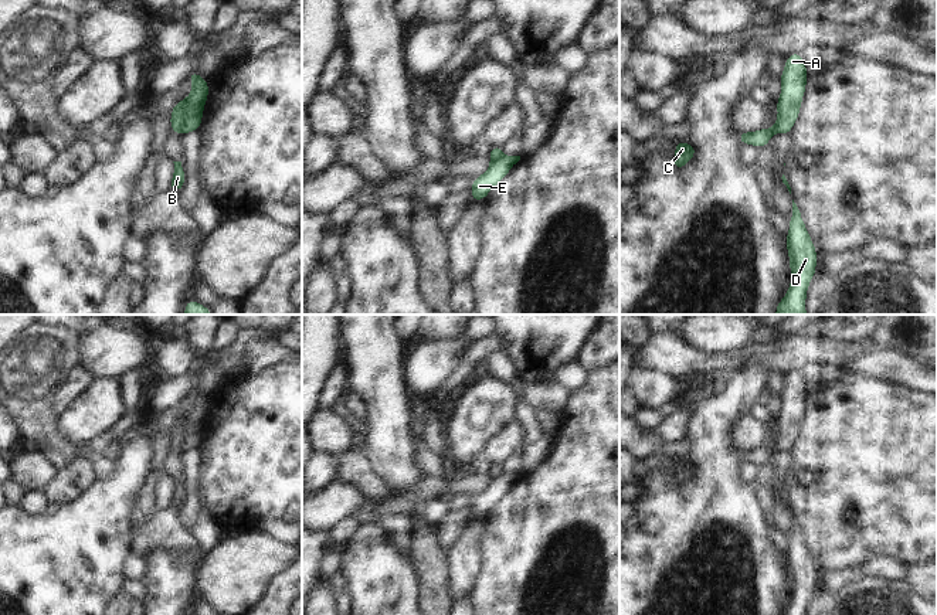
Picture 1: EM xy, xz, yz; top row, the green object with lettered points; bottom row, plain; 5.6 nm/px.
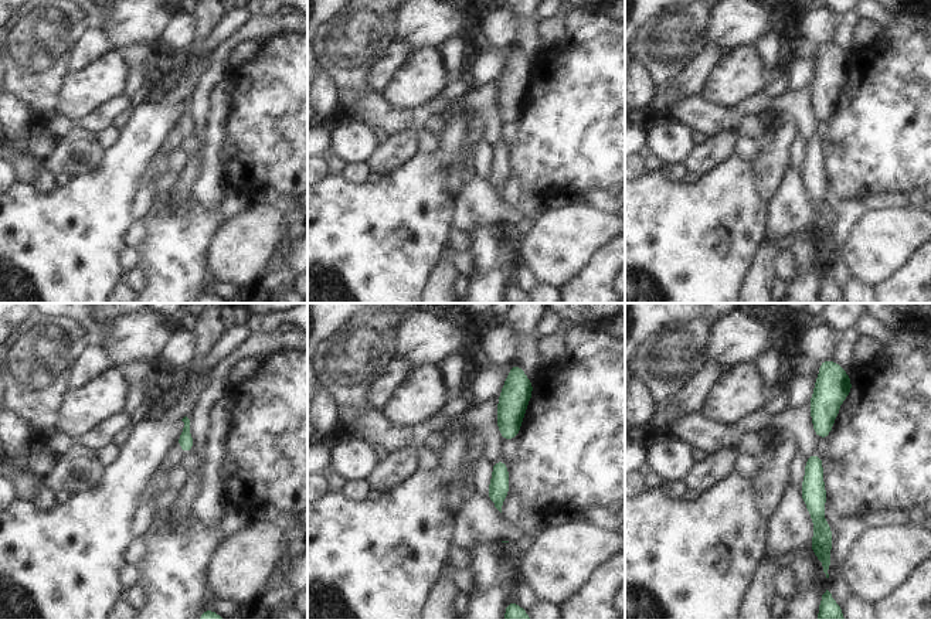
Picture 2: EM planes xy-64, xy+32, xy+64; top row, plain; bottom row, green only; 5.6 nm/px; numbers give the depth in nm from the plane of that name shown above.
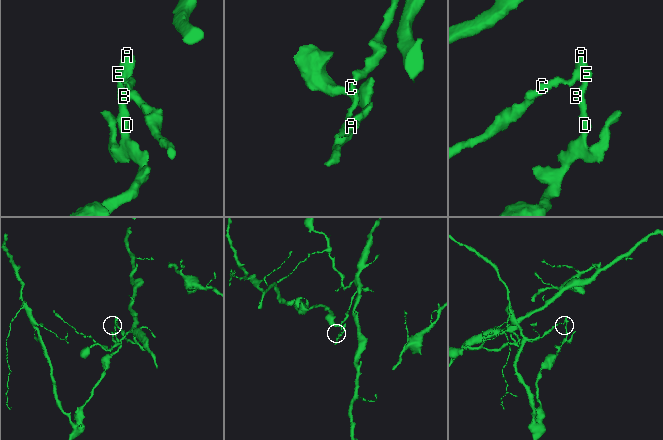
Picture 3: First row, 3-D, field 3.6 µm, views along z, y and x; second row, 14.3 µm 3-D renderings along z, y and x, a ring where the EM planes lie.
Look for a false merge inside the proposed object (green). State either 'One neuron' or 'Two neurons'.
Two neurons

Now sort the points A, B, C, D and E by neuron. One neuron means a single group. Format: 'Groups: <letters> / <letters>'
Groups: A B D E / C

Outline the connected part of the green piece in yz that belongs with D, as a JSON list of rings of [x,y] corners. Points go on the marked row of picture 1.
[[[792,200],[790,231],[785,234],[790,256],[791,283],[785,296],[775,305],[775,315],[808,315],[805,310],[809,282],[817,272],[817,248],[807,231],[802,215]]]

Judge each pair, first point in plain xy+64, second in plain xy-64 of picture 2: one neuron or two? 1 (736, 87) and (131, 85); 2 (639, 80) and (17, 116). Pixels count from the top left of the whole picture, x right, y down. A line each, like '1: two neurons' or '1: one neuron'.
1: two neurons
2: one neuron

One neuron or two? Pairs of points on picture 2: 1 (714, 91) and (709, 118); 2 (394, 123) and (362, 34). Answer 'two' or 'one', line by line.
1: two
2: one

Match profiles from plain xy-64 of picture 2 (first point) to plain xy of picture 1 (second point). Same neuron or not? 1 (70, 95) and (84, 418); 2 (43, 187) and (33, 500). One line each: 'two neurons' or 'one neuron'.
1: one neuron
2: one neuron

